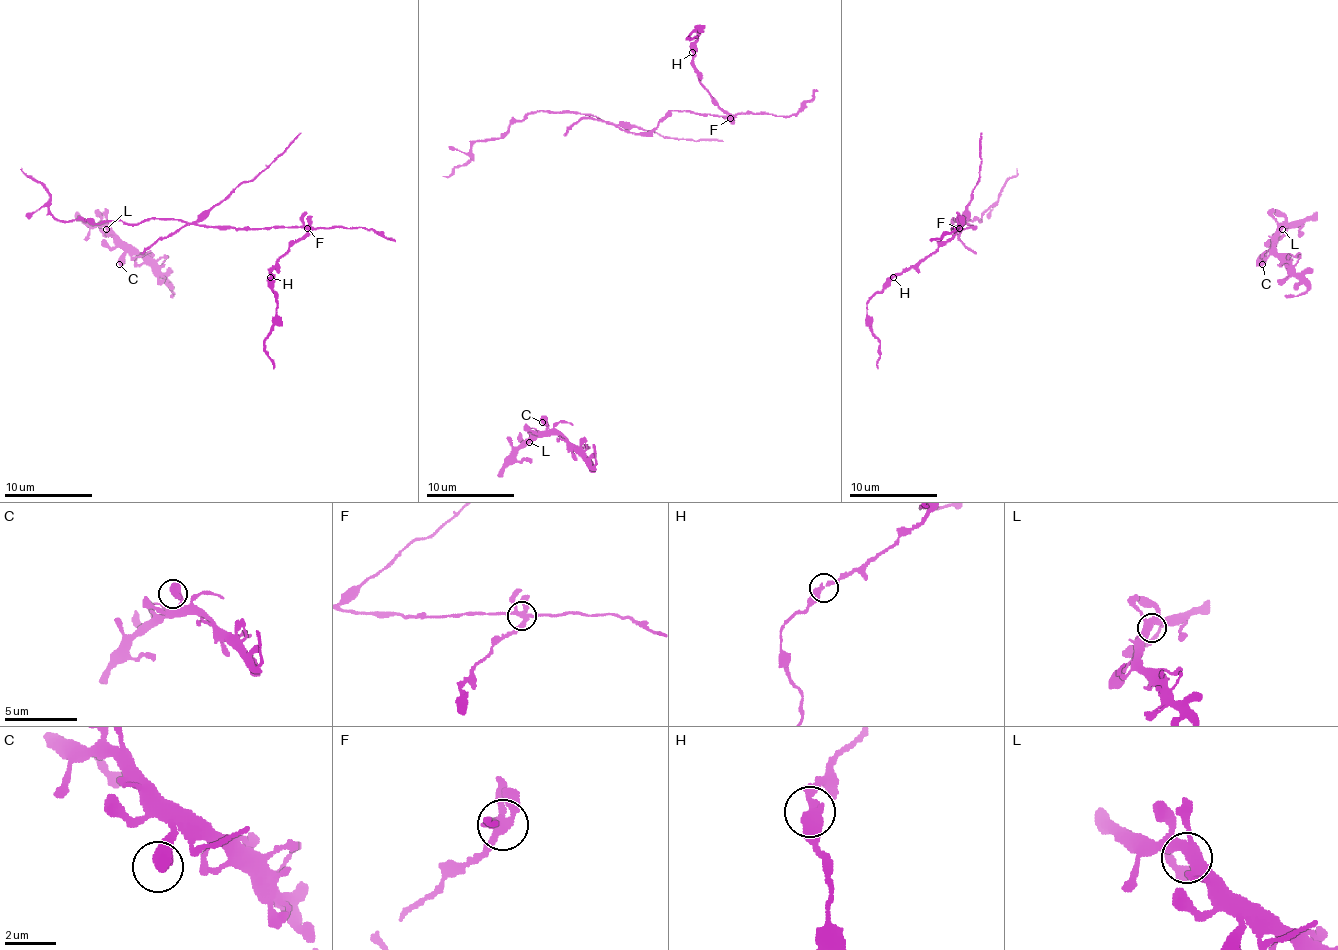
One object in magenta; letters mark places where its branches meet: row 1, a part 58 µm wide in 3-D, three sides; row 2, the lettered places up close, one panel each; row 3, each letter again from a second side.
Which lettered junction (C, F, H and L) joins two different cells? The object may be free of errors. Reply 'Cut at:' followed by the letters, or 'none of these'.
Cut at: F

